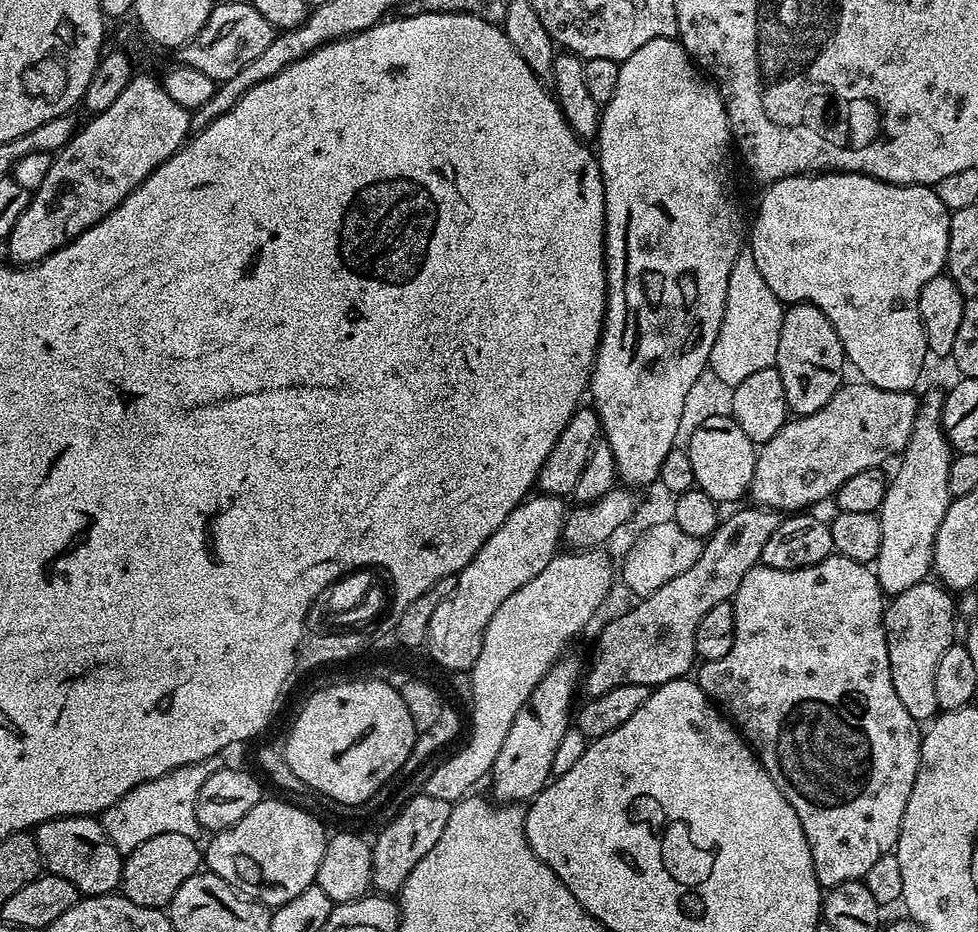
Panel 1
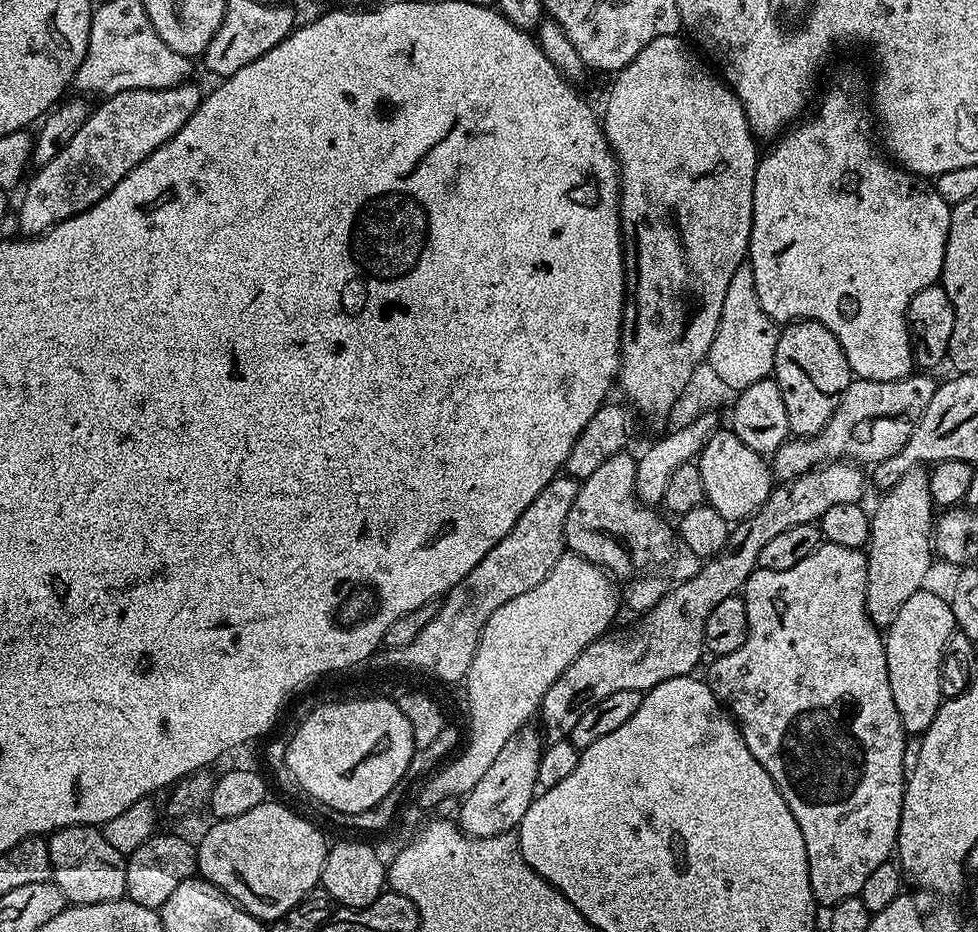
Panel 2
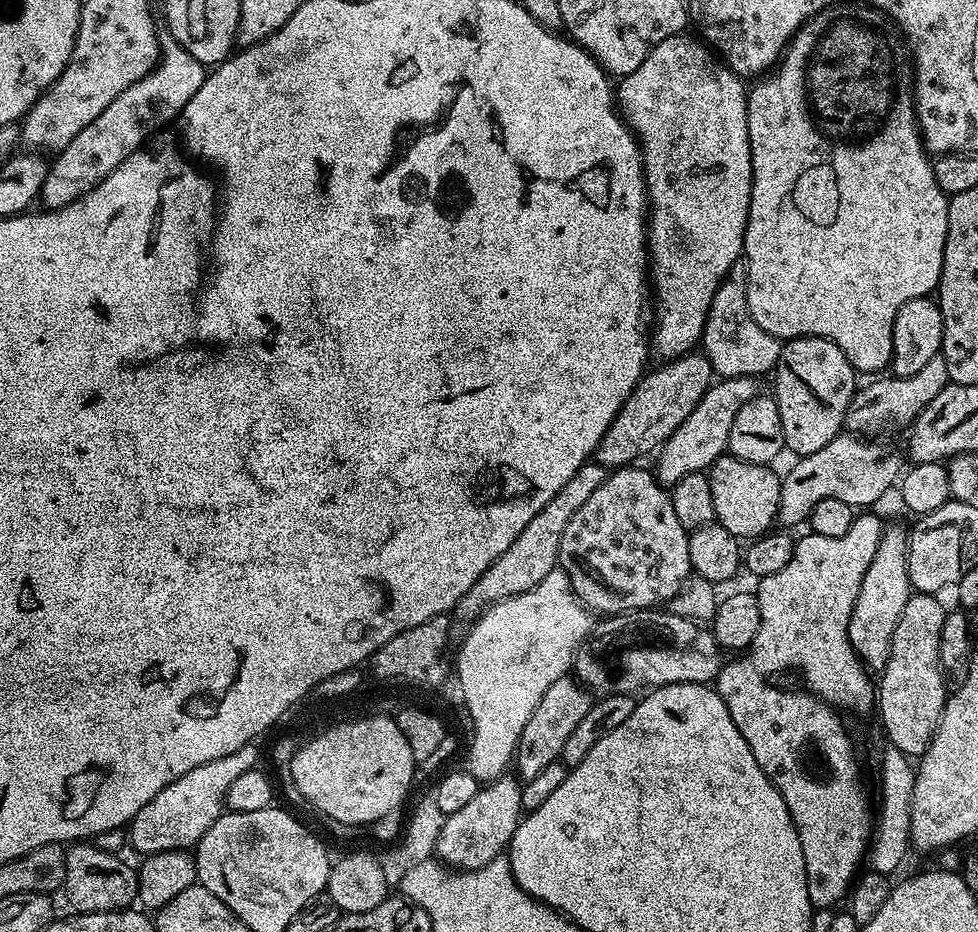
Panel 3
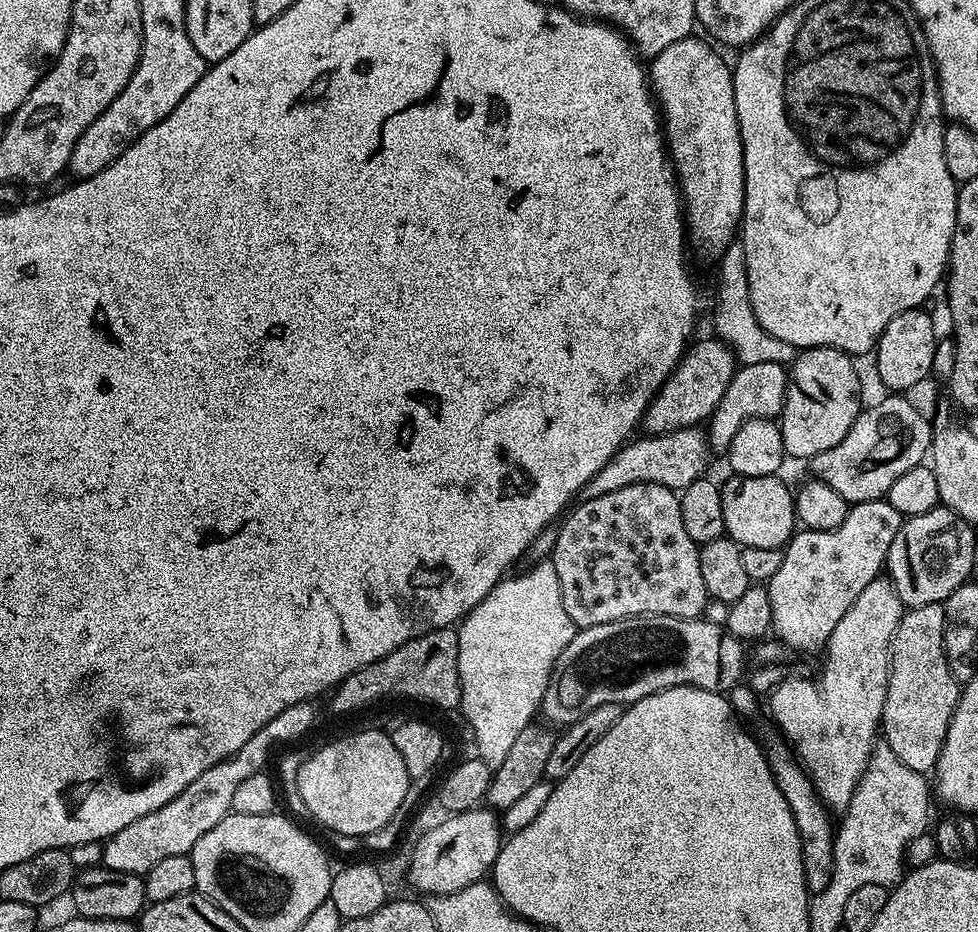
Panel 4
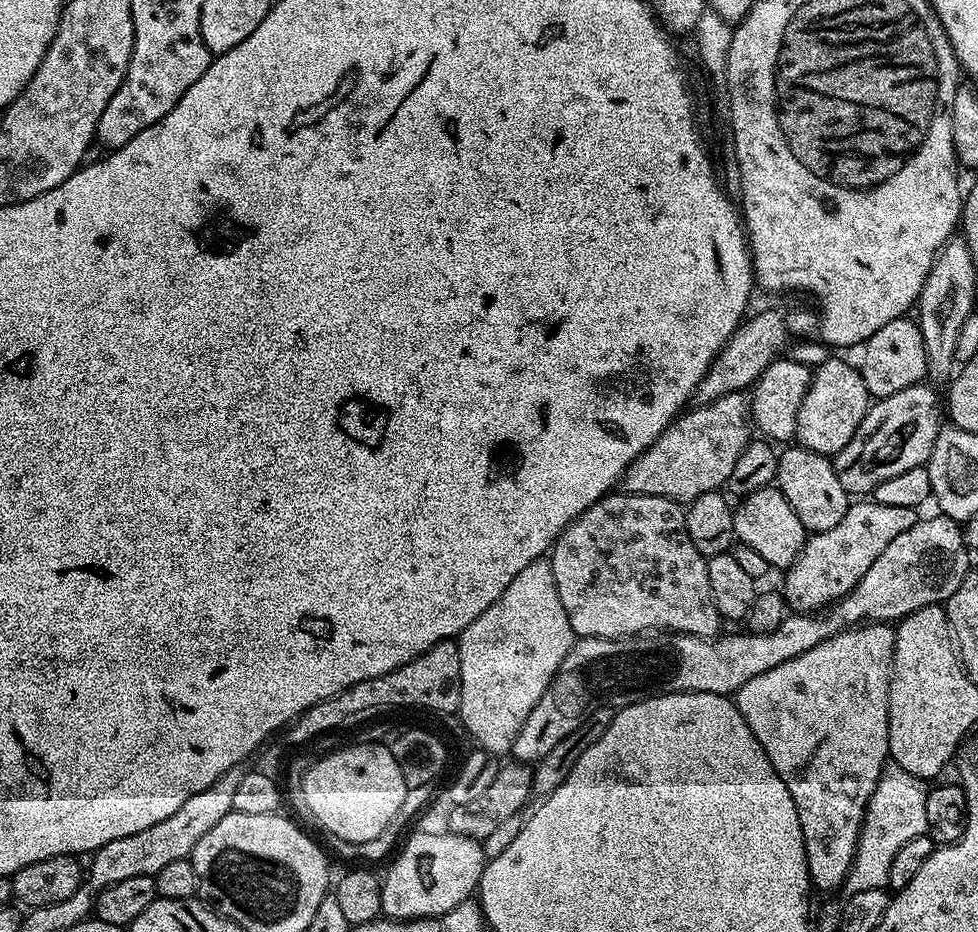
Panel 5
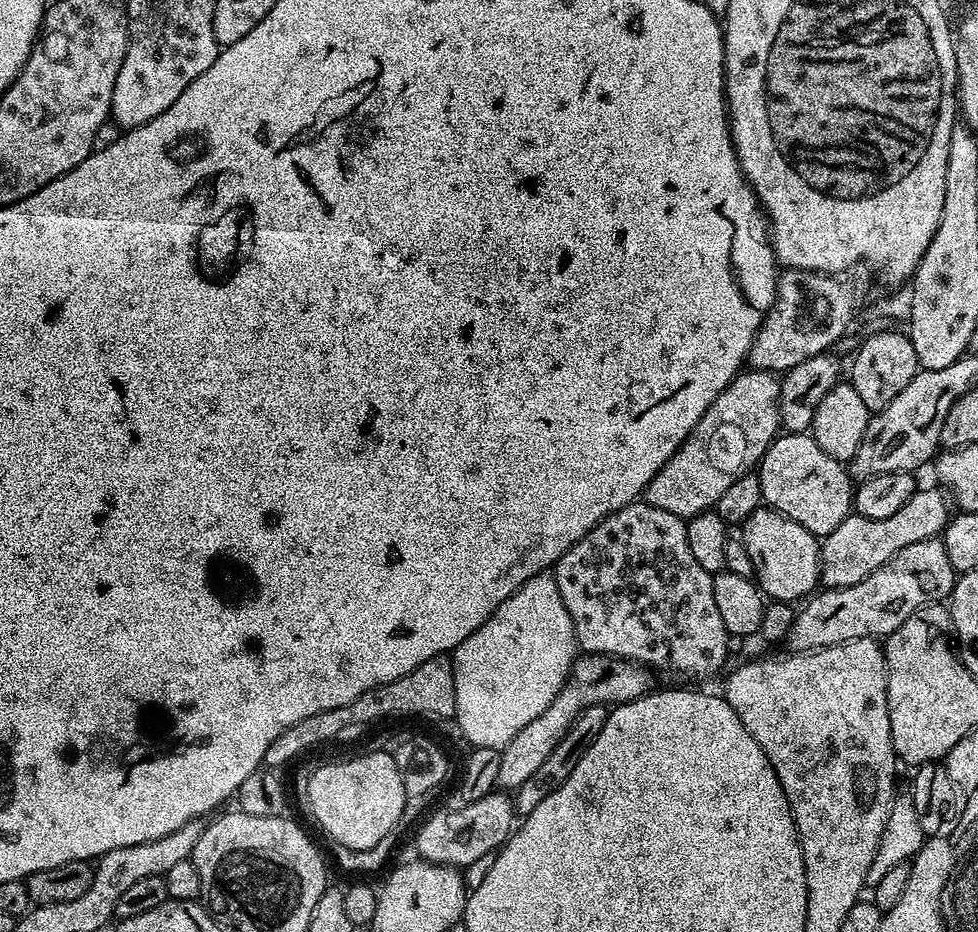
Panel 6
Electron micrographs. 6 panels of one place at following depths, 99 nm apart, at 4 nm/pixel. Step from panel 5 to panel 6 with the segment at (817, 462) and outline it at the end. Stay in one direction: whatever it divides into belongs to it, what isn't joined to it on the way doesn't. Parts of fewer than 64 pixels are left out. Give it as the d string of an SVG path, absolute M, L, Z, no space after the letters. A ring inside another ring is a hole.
M784 432L777 435L760 460L758 475L762 486L761 501L786 518L798 522L798 526L810 530L810 534L817 538L838 530L838 526L842 526L842 522L853 515L854 480L849 475L849 469L841 461L830 458L830 454L826 454L826 450L822 450L822 446L818 446L816 439L808 432Z

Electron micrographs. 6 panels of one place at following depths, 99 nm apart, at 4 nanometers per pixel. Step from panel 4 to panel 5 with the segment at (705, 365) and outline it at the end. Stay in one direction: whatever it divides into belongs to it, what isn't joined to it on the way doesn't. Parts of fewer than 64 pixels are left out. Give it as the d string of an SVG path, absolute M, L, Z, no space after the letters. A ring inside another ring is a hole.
M760 312L756 317L745 319L736 329L733 336L728 339L726 346L717 354L715 362L708 368L702 383L696 388L695 399L700 404L709 404L726 394L744 392L751 389L752 385L760 379L766 366L773 364L785 351L790 328L776 312ZM782 351L783 352L780 352Z

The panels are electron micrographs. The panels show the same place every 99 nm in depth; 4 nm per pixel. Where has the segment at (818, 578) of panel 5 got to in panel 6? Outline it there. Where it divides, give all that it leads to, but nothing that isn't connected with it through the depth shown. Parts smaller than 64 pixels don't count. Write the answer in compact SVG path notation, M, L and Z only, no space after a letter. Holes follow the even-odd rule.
M939 487L917 490L890 518L866 518L855 514L848 516L838 530L823 537L820 544L820 580L824 588L845 588L862 582L874 570L878 570L898 550L906 550L914 542L939 537L949 522L950 500Z

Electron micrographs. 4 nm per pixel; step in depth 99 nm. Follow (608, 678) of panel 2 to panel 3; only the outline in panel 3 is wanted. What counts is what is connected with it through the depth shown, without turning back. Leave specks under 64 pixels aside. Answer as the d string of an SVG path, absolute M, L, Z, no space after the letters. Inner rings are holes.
M842 432L828 442L826 446L822 446L821 450L799 457L794 462L796 464L788 472L785 471L785 474L781 477L777 521L786 528L791 528L790 526L796 526L800 523L803 525L809 514L813 512L814 506L825 498L837 498L853 508L868 506L878 501L891 485L892 487L895 485L902 467L900 468L900 458L894 451L876 442L878 441L849 432ZM571 675L561 678L542 694L542 702L534 706L534 714L530 714L530 722L522 729L522 738L518 738L518 746L514 757L514 772L521 781L535 778L545 766L557 763L562 754L562 746L566 746L566 738L582 718L592 709L594 696L589 689L581 686Z

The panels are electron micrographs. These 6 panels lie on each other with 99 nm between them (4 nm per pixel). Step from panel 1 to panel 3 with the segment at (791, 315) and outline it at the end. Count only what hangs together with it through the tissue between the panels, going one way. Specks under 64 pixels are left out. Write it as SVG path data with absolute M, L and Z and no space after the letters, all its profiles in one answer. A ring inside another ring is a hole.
M799 336L793 340L787 341L780 349L780 358L774 369L774 377L776 376L776 392L774 391L774 399L778 406L778 414L782 414L782 434L784 435L784 447L790 453L793 452L793 457L799 458L813 454L816 450L821 450L822 446L826 446L828 442L841 434L845 427L848 418L848 408L852 405L852 397L858 391L858 373L853 368L852 363L846 358L846 354L838 346L834 346L834 342L830 342L826 338L818 338L817 336Z

